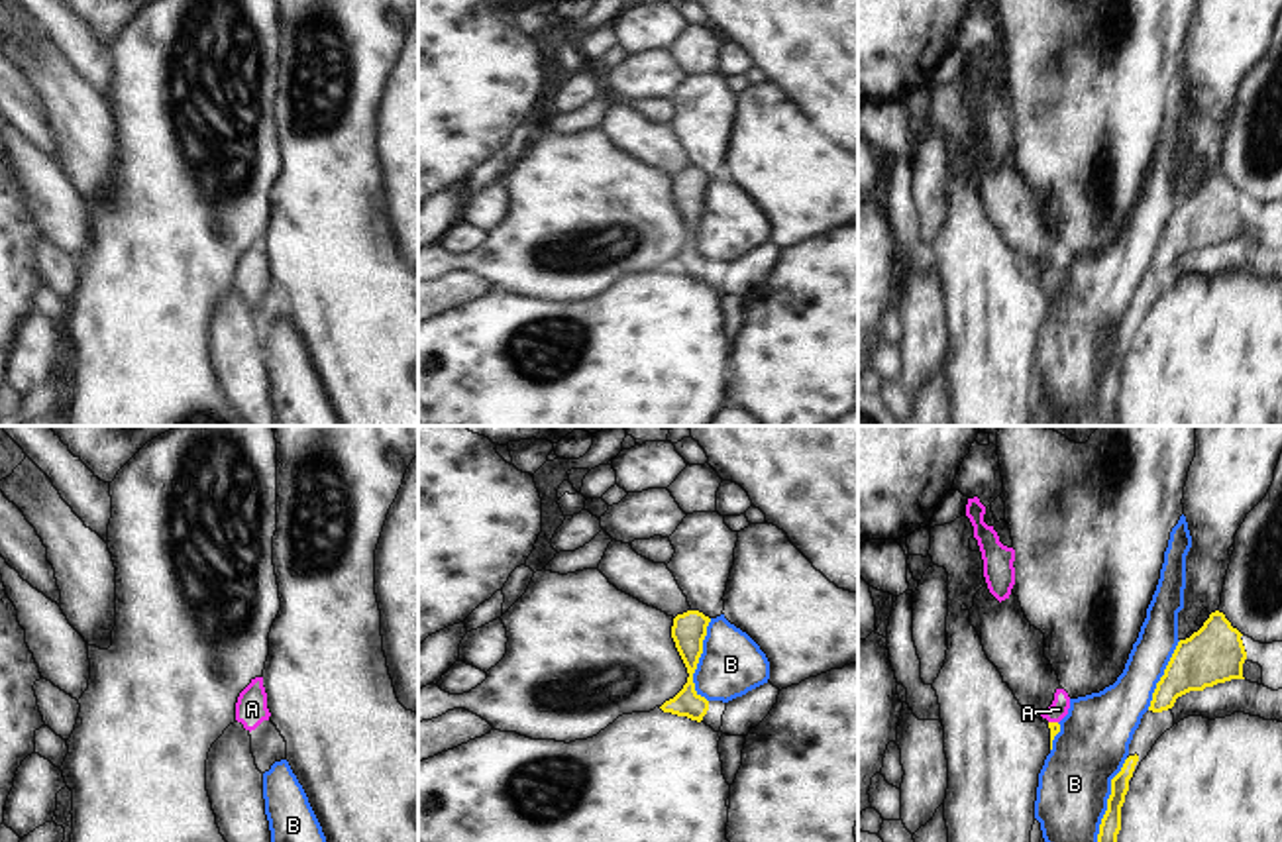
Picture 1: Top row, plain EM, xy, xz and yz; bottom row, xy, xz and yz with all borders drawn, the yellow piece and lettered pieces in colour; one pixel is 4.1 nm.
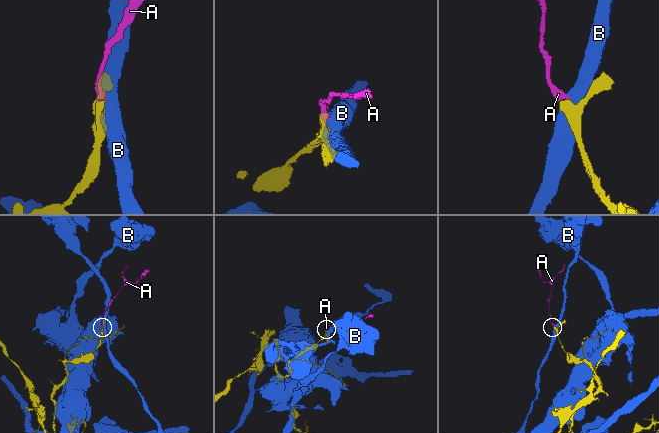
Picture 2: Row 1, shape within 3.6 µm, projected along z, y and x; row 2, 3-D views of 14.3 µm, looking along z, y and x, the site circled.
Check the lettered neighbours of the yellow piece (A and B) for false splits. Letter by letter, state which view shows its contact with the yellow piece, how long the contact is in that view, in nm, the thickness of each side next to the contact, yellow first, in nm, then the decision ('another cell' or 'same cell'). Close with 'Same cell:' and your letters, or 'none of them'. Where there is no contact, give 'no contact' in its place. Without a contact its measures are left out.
A: meets yellow in yz; contact 40 nm long; 50 nm thick on the yellow side, 80 nm on the other; same cell
B: meets yellow in xz; contact 340 nm long; 140 nm thick on the yellow side, 260 nm on the other; another cell
Same cell: A

